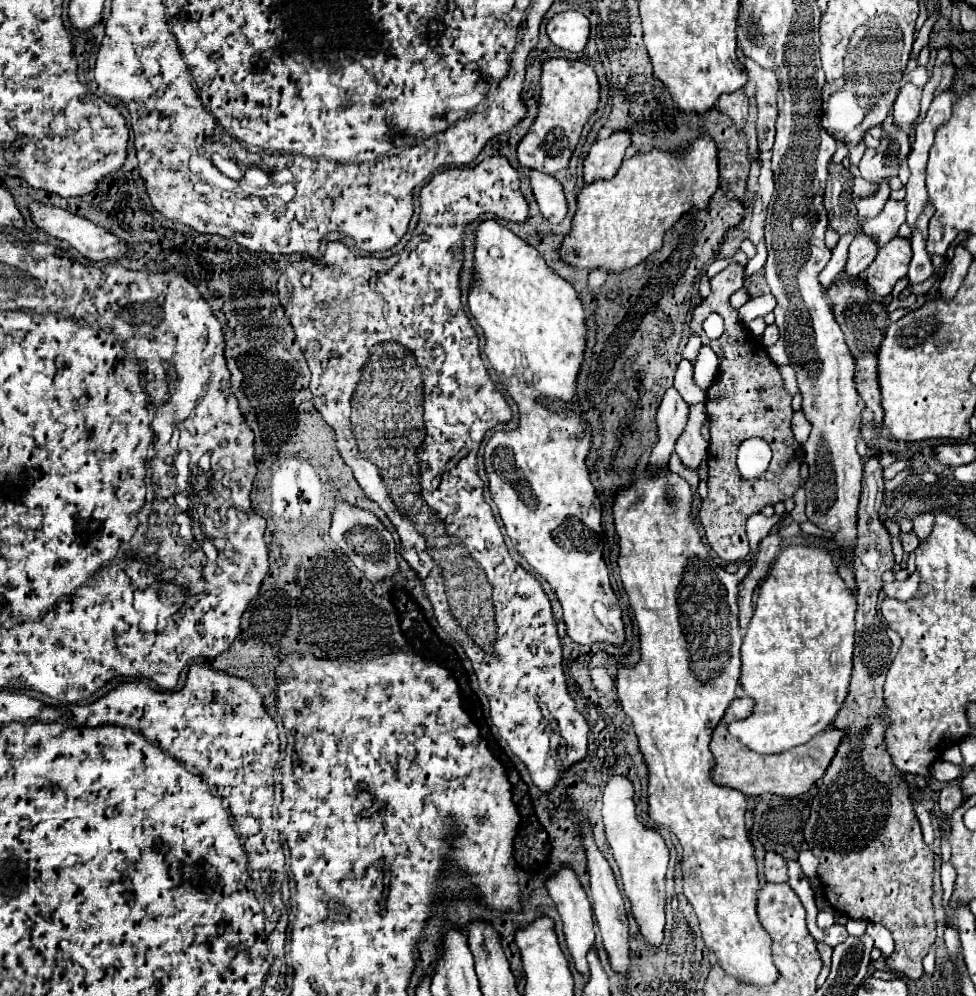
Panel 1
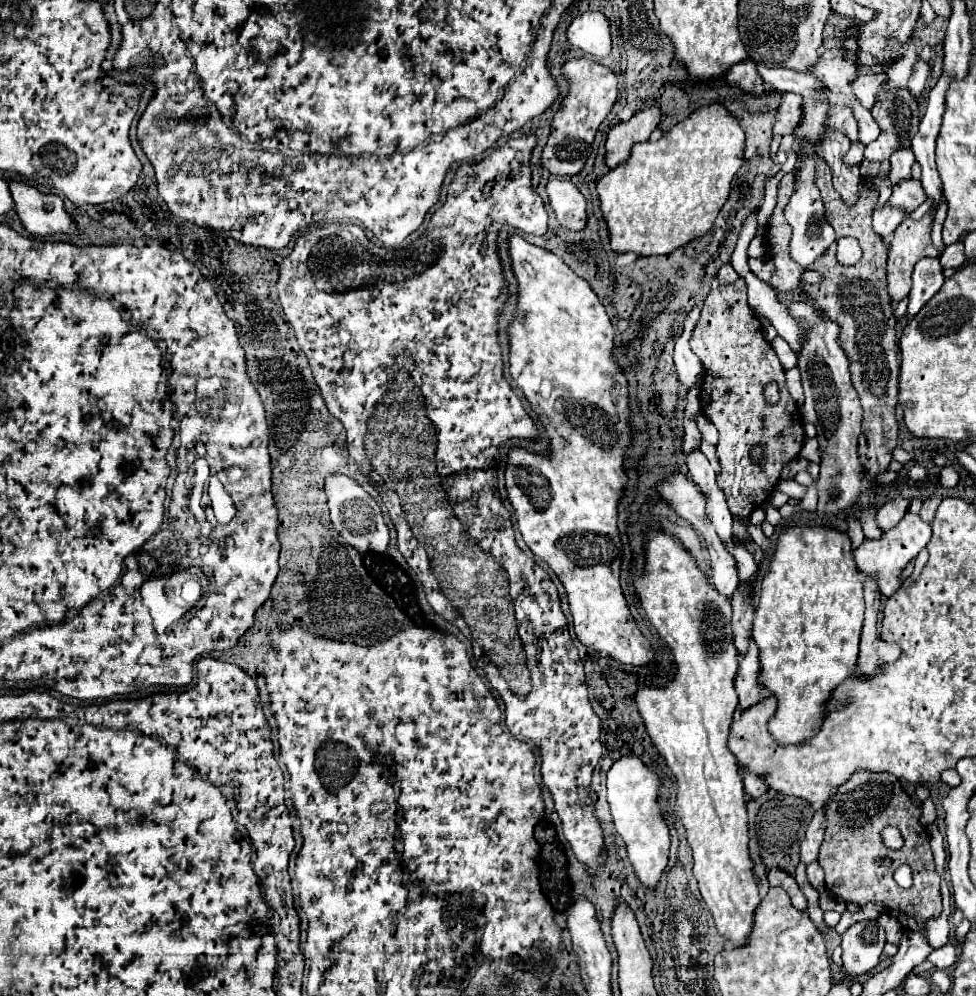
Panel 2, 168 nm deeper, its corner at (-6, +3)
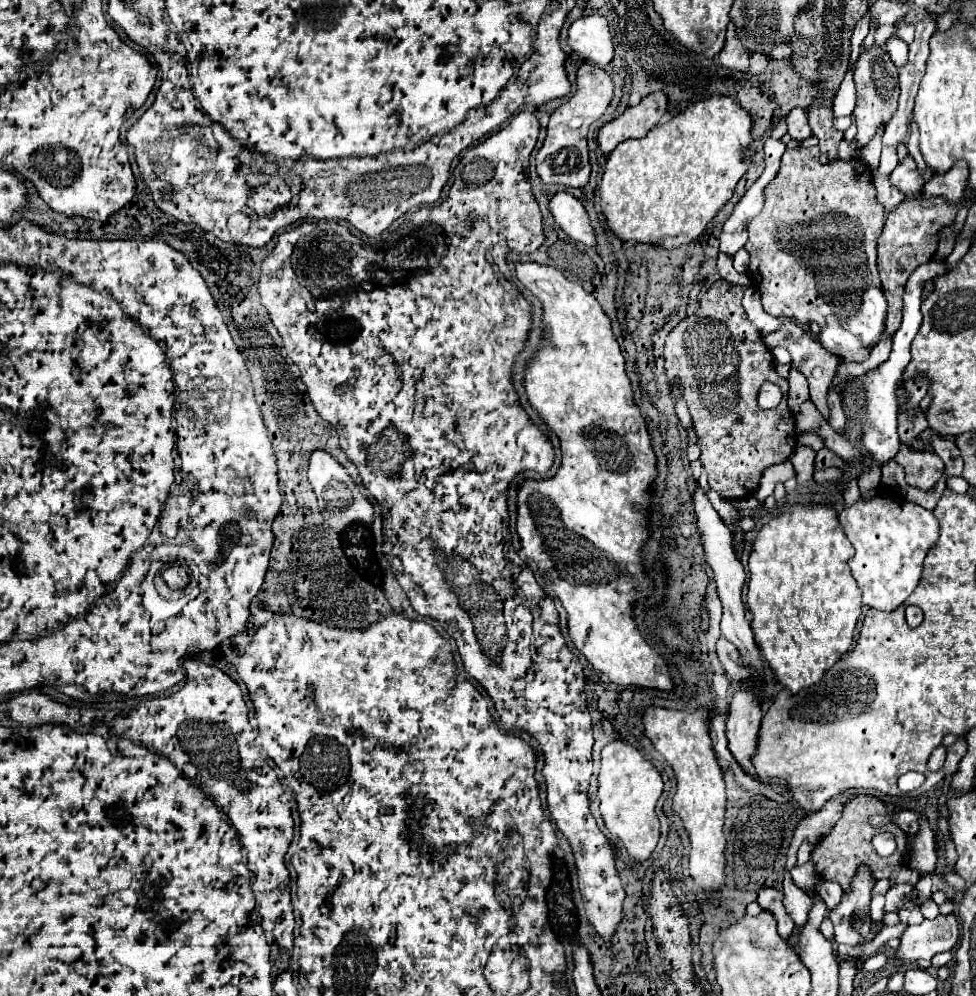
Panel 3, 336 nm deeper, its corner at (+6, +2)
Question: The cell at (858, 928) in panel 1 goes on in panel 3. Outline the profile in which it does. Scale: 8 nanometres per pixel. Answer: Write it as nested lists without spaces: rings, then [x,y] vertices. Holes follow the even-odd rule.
[[[822,879],[815,889],[825,902],[828,910],[834,909],[840,903],[843,890],[837,882]]]

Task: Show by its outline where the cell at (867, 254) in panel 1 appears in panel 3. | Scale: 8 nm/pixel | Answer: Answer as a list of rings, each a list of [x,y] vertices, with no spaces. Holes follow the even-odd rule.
[[[876,176],[874,178],[874,186],[878,190],[878,202],[882,202],[886,212],[892,210],[894,206],[898,206],[906,198],[902,194],[902,190],[898,190],[896,186],[890,184],[890,176]]]

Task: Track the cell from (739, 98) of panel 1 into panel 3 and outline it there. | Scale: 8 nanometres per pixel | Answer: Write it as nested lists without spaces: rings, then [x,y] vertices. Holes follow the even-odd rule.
[[[734,22],[728,24],[728,32],[726,32],[726,44],[722,48],[722,52],[718,54],[718,62],[728,68],[728,70],[748,70],[748,56],[750,52],[740,44],[738,36],[736,36],[736,26]]]

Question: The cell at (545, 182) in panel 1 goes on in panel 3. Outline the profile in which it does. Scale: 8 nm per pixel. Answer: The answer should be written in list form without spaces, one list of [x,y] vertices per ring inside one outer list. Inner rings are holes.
[[[558,192],[550,200],[550,212],[572,240],[582,242],[590,248],[596,246],[596,234],[594,228],[590,226],[588,212],[584,210],[584,204],[576,196],[572,196],[570,192]]]

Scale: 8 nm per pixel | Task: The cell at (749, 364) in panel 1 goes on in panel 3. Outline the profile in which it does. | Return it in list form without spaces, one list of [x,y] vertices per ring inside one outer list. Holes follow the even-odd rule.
[[[726,280],[714,282],[702,296],[700,308],[696,314],[686,316],[666,338],[664,346],[664,358],[666,358],[666,376],[668,380],[678,380],[678,386],[682,384],[682,398],[692,414],[692,424],[696,432],[696,444],[702,450],[700,462],[708,472],[708,484],[712,490],[716,490],[722,498],[748,498],[760,478],[762,472],[772,466],[788,460],[796,448],[796,426],[794,426],[794,414],[790,412],[786,398],[788,398],[788,380],[780,378],[774,370],[776,360],[762,342],[762,334],[750,324],[746,310],[742,306],[742,286],[734,286]],[[764,382],[778,384],[784,392],[782,402],[778,408],[762,410],[758,408],[756,400],[760,386]]]

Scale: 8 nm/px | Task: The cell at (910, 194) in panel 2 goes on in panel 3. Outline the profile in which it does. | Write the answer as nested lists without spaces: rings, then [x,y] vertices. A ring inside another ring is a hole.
[[[910,154],[896,166],[896,170],[890,174],[890,180],[906,194],[906,198],[916,196],[916,192],[920,192],[924,186],[920,170]]]

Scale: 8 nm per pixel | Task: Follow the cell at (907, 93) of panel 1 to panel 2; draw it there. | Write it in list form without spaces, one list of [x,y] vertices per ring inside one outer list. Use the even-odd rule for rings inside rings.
[[[920,59],[914,65],[914,71],[912,71],[910,79],[908,79],[908,91],[918,99],[926,91],[928,81],[930,81],[930,63],[926,63],[926,61]]]

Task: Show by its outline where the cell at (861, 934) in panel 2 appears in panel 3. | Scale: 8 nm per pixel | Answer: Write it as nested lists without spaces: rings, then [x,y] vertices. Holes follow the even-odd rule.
[[[860,864],[852,878],[850,890],[842,894],[842,900],[834,910],[828,910],[828,918],[834,924],[836,942],[856,946],[870,932],[870,900],[874,884],[876,878],[872,876],[870,866]]]

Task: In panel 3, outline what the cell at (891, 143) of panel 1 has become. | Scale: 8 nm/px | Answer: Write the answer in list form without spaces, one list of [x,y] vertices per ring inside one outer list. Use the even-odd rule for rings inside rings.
[[[874,44],[868,50],[860,52],[860,58],[856,62],[854,82],[856,82],[856,94],[858,94],[856,108],[854,108],[854,116],[858,122],[856,142],[862,148],[874,138],[876,130],[892,118],[892,114],[896,112],[896,104],[898,104],[898,94],[900,94],[900,90],[898,90],[898,68],[890,60],[886,46]]]

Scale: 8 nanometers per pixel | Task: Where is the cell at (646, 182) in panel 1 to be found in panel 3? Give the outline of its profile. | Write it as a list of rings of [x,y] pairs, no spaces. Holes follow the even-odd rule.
[[[652,92],[644,96],[640,104],[630,106],[622,116],[614,118],[612,122],[600,128],[598,132],[600,148],[604,154],[610,154],[600,182],[600,206],[602,214],[606,216],[610,228],[618,238],[634,242],[650,242],[662,248],[678,248],[696,240],[704,232],[708,222],[732,198],[738,180],[746,174],[750,166],[754,120],[750,112],[746,112],[732,96],[712,96],[708,100],[700,100],[692,104],[692,108],[686,108],[682,114],[674,116],[672,120],[656,126],[660,118],[666,114],[666,110],[668,110],[668,96],[664,92]]]

